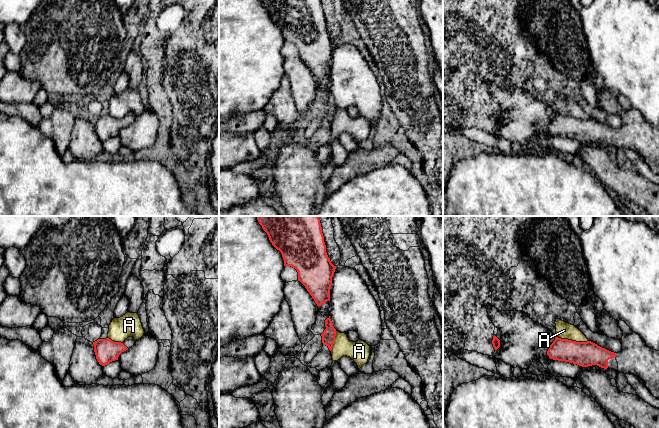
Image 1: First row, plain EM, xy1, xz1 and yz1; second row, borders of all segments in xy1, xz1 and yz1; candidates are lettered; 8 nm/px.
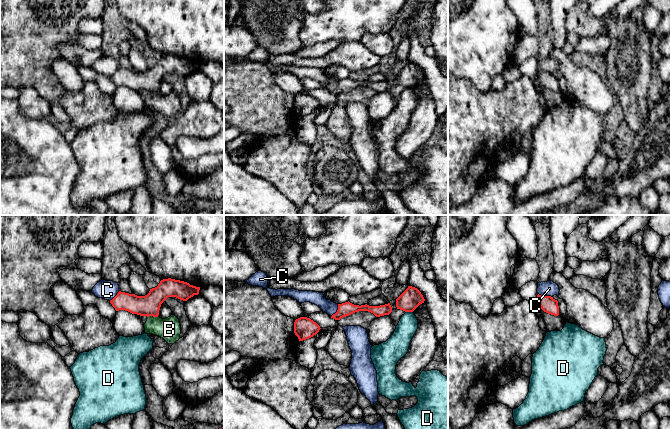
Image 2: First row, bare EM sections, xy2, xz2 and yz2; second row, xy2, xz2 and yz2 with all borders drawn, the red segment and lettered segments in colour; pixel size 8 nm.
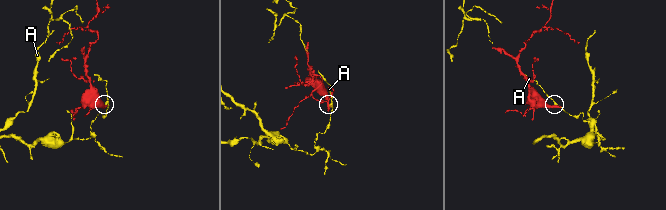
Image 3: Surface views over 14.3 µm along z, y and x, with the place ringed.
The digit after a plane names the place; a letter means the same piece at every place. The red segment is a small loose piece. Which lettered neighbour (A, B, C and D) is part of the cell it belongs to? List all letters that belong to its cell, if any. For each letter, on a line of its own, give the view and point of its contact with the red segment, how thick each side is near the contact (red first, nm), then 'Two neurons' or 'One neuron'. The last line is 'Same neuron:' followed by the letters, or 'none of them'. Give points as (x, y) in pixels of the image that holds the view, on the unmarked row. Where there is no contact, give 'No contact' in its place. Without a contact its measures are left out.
A: Touches red at yz1 (571, 116). Thickness 200 nm (red) against 130 nm. Two neurons
B: Touches red at xy2 (152, 91). Thickness 180 nm (red) against 180 nm. Two neurons
C: Touches red at yz2 (545, 72). Thickness 130 nm (red) against 120 nm. Two neurons
D: Touches red at xz2 (409, 87). Thickness 170 nm (red) against 160 nm. Two neurons
Same neuron: none of them

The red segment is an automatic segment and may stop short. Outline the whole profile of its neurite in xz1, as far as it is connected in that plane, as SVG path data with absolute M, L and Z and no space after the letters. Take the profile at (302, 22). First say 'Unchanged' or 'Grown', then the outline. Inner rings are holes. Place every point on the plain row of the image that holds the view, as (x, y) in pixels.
Unchanged. M260 0L272 21L281 28L284 42L291 42L298 48L300 57L314 75L317 82L330 77L330 64L336 42L326 28L321 0Z

